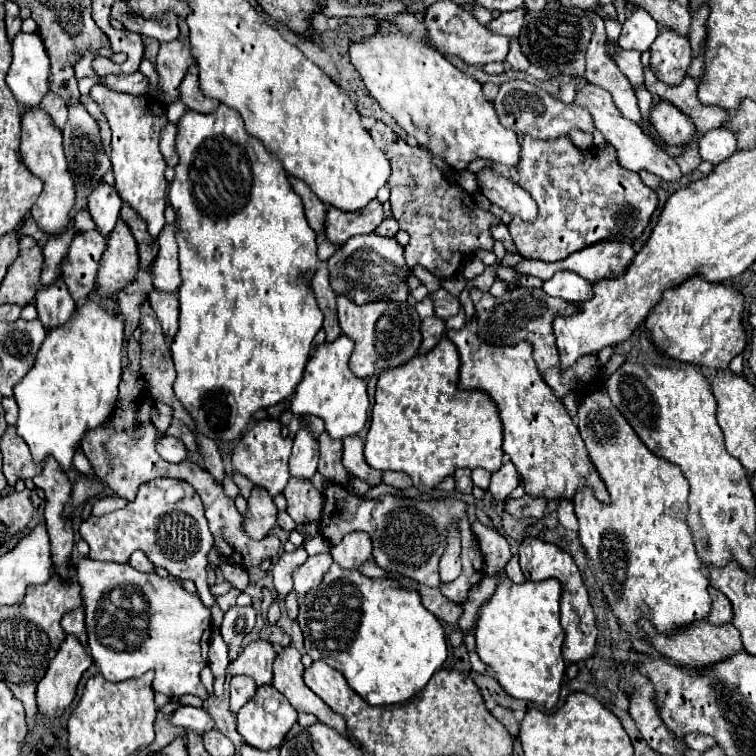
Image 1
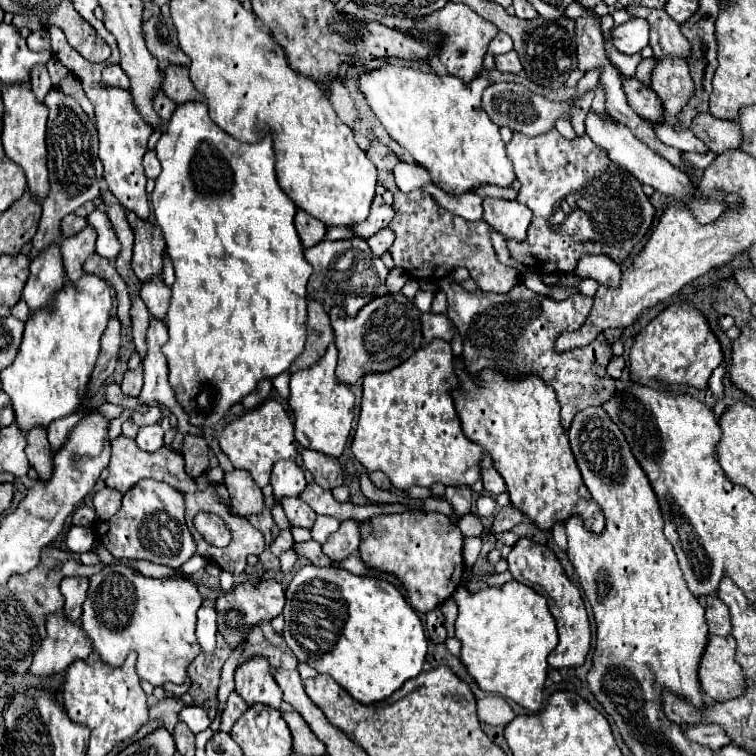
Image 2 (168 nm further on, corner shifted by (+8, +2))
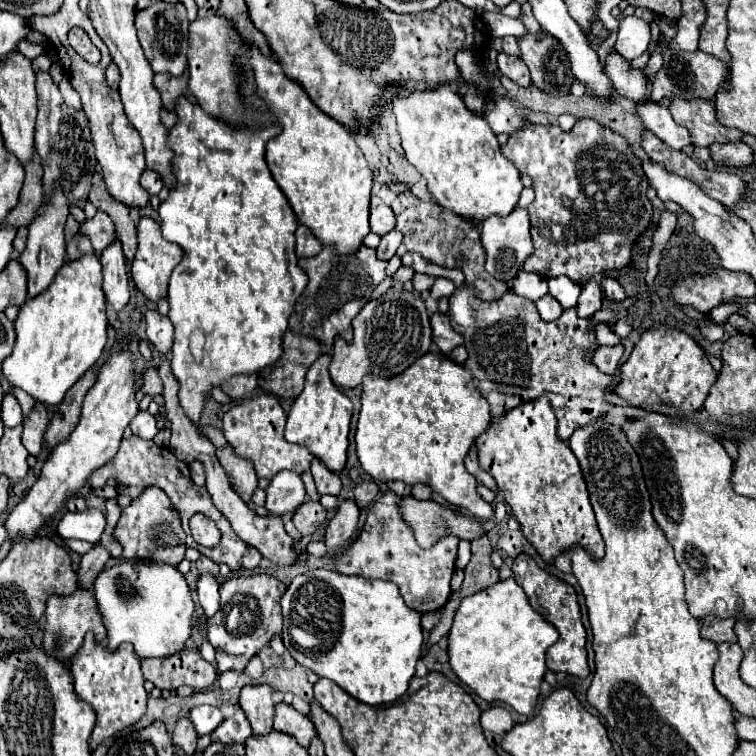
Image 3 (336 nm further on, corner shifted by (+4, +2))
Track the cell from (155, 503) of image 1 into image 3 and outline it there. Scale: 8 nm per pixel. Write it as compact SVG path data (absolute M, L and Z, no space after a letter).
M160 488L144 490L136 500L132 500L130 506L122 508L122 516L114 532L114 540L118 540L124 548L122 560L152 558L158 562L166 562L170 566L178 566L184 560L184 538L186 534L180 526L180 516L174 510L170 498Z

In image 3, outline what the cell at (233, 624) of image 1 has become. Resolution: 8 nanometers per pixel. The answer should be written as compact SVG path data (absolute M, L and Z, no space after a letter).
M268 574L232 576L220 584L220 610L208 618L208 642L216 650L216 668L220 674L226 670L242 672L250 658L282 632L280 598L284 590L286 586Z

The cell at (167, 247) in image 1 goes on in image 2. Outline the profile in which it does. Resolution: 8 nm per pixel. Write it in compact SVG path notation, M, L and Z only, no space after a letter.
M152 278L152 280L144 282L140 296L142 296L144 304L148 306L148 310L154 318L162 318L162 320L166 318L172 290L166 286L164 278Z

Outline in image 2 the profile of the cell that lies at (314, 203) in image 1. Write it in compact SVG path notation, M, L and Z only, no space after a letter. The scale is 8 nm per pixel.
M304 210L296 212L294 224L296 224L298 236L300 236L304 248L312 248L312 246L316 246L318 242L324 240L326 226L318 218L312 218L310 214L304 214Z

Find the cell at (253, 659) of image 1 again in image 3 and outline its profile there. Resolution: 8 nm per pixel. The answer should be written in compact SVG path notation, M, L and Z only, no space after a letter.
M268 684L262 686L244 686L240 694L240 708L244 710L250 726L252 726L252 736L264 736L272 732L272 714L274 714L274 700L272 700L274 688Z

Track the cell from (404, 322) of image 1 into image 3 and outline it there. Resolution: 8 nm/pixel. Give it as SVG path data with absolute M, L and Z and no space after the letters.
M390 288L378 300L370 300L354 318L354 340L346 344L342 338L334 340L330 378L340 388L356 388L366 374L392 378L402 374L420 356L432 348L432 328L424 308L424 302L414 292L402 288Z

